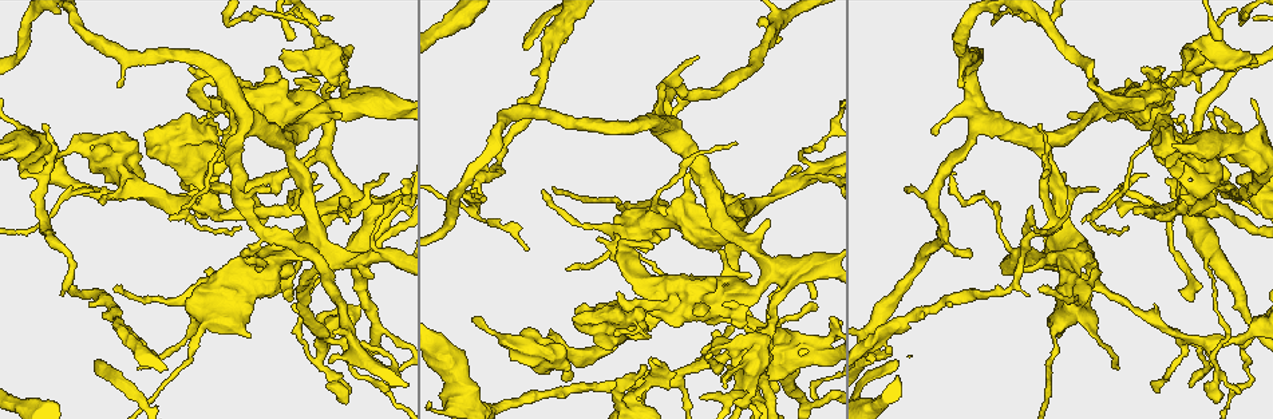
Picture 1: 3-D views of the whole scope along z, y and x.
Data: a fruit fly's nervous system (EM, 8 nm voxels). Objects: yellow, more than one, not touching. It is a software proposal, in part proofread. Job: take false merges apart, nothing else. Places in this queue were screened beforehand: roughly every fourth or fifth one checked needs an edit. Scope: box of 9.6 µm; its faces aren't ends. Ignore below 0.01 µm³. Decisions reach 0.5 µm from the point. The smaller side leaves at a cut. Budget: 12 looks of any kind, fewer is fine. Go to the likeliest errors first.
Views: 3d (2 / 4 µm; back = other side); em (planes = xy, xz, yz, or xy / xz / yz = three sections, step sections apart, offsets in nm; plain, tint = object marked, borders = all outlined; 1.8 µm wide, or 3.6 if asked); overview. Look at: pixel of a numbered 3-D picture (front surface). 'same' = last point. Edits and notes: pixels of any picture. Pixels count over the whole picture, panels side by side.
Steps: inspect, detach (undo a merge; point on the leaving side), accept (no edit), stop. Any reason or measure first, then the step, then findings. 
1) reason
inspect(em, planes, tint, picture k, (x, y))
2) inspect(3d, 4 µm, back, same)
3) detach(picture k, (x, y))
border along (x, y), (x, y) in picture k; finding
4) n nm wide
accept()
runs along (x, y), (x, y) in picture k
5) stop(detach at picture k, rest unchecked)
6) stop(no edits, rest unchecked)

narrows sharply
inspect(3d, 2 µm, back, picture 1, (473, 203))

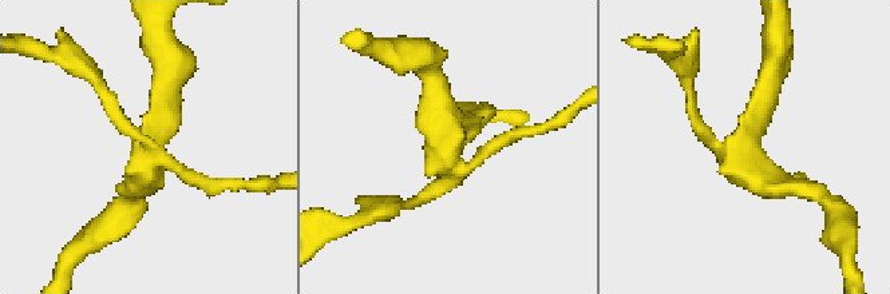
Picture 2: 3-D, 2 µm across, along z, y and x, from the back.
inspect(em, 3.6 µm, planes, tint, picture 2, (456, 137))

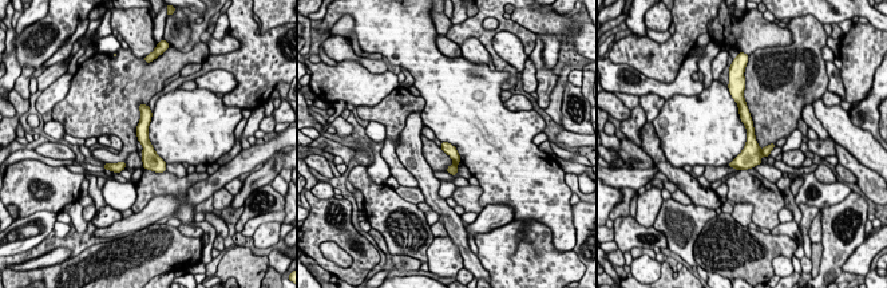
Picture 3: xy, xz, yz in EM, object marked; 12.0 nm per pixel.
140 nm wide
detach(picture 3, (765, 152))
border along (760, 150), (763, 154) in picture 3; two neurons meet here

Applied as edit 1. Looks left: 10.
inspect(overview)

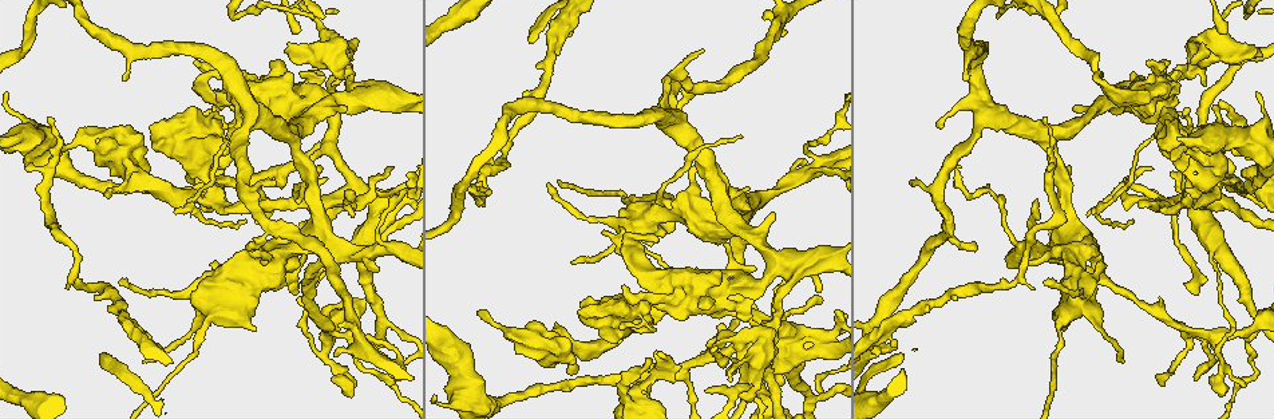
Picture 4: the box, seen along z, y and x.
inspect(3d, 2 µm, picture 4, (355, 187))

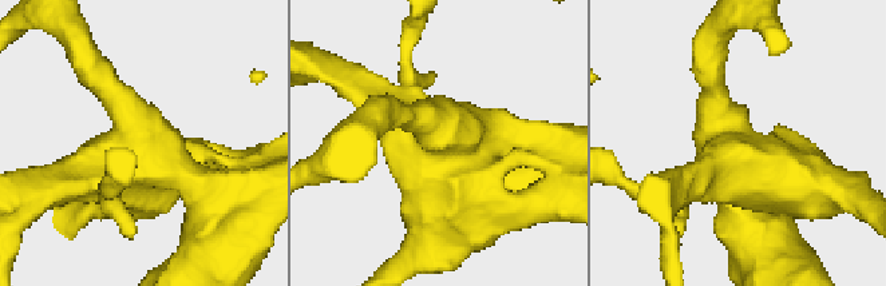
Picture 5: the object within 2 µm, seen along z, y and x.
inspect(em, planes, tint, picture 5, (430, 129))

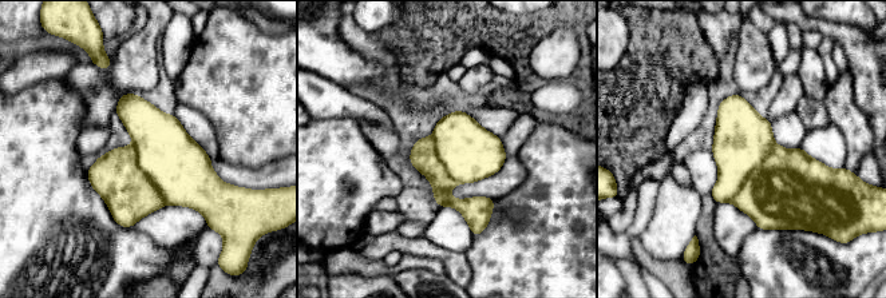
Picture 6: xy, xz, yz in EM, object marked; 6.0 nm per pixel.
detach(picture 6, (743, 139))
border along (774, 143), (766, 158), (728, 201) in picture 6; a second neuron is stuck on

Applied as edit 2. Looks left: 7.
inspect(overview)

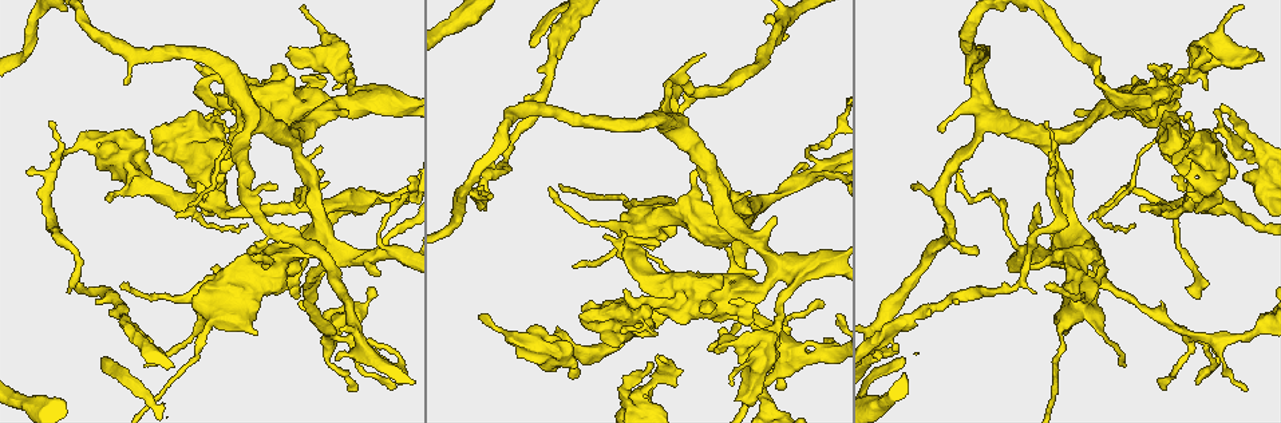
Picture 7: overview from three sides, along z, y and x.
three-way junction
inspect(em, xz, step 16, tint, picture 7, (212, 202))

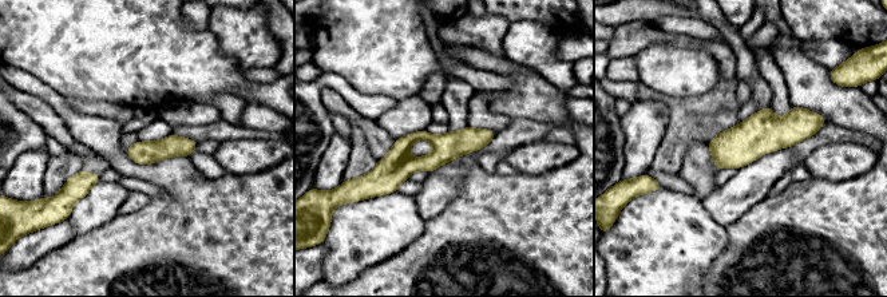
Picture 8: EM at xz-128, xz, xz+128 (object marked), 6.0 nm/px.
inspect(em, planes, tint, same)

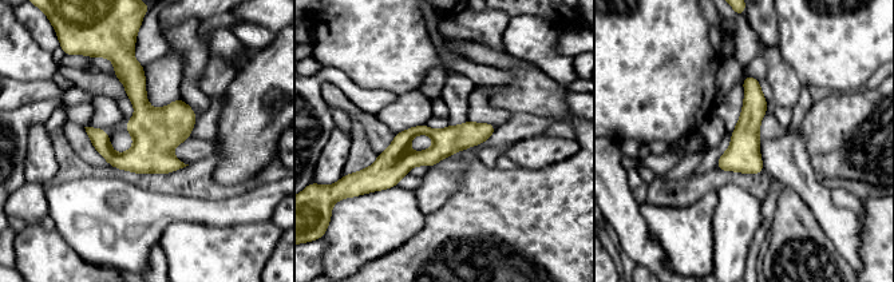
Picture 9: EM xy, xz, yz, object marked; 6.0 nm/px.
accept()
runs along (490, 128), (400, 159), (376, 183) in picture 9; all the same neuron

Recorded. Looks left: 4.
a narrow waist
inspect(em, planes, tint, picture 7, (950, 228))

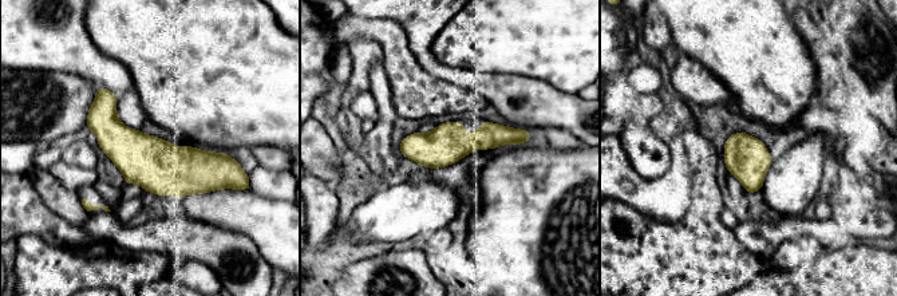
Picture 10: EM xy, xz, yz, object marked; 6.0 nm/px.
accept()
runs along (99, 90), (145, 160), (229, 162) in picture 10; continuous, no second neuron

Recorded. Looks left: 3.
arms part here
inspect(3d, 4 µm, picture 7, (778, 262))

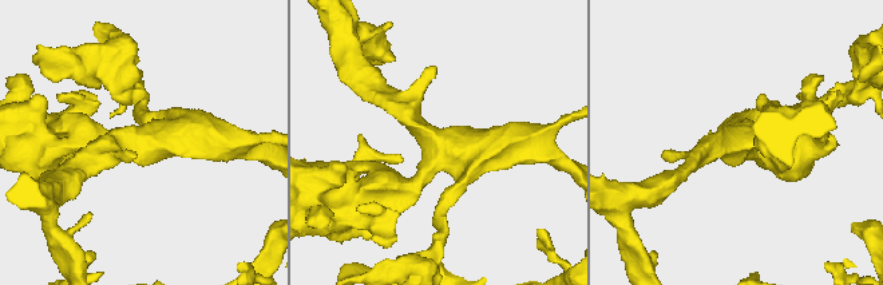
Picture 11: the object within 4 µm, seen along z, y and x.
4 arms; now the EM
inspect(em, 3.6 µm, xy, step 16, tint, picture 11, (137, 141))

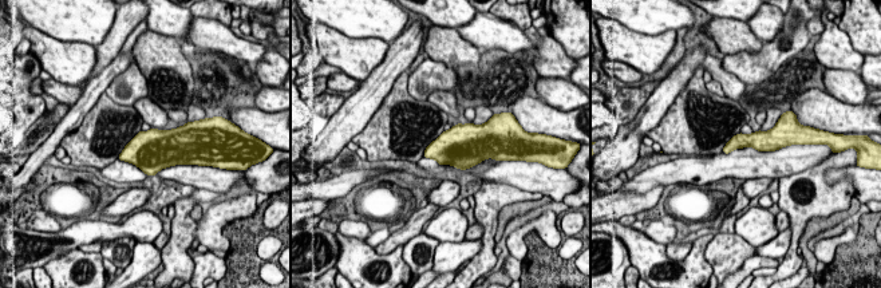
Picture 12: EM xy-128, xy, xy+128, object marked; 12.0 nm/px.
cut it another way
inspect(em, 3.6 µm, planes, tint, same)

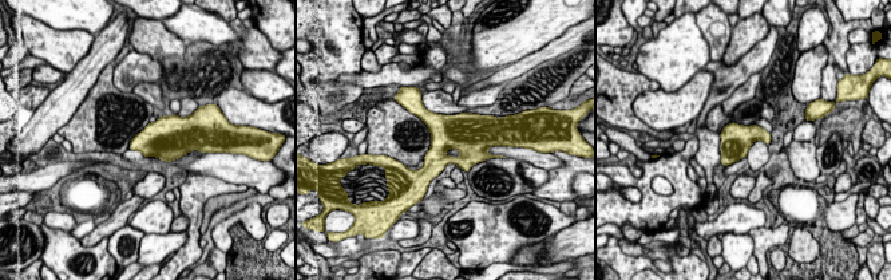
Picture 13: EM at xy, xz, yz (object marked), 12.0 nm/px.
380 nm wide
accept()
one neuron here

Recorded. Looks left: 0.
stop(detach at picture 3, detach at picture 6, rest unchecked)

